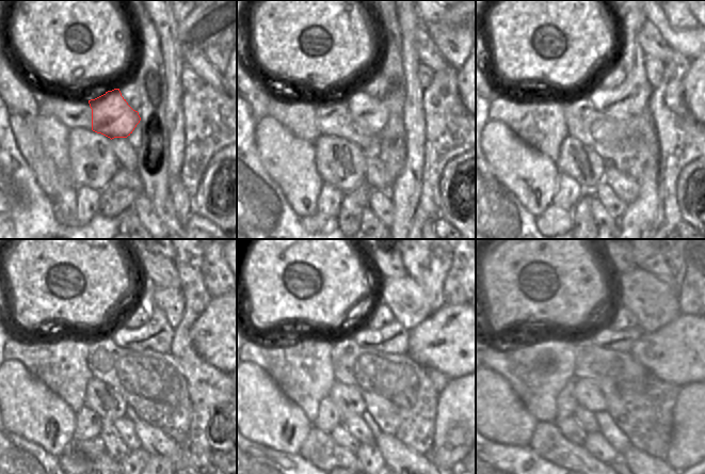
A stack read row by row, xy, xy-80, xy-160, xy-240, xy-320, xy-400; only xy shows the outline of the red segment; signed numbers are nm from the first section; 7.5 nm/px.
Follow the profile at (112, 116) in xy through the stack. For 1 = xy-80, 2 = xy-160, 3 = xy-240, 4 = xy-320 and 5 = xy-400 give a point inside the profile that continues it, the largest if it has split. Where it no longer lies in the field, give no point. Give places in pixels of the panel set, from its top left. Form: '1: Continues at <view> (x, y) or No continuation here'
1: Continues at xy-80 (370, 114)
2: Continues at xy-160 (628, 99)
3: Continues at xy-240 (156, 335)
4: Continues at xy-320 (393, 338)
5: Continues at xy-400 (622, 341)

